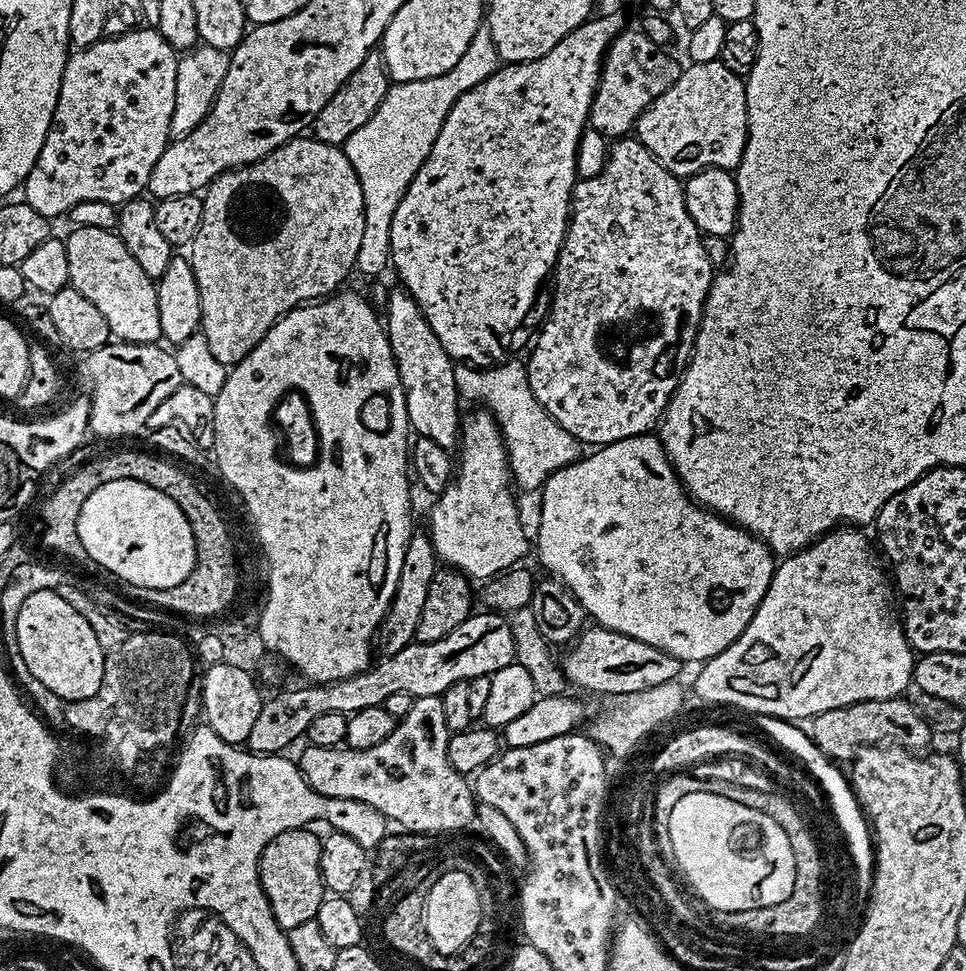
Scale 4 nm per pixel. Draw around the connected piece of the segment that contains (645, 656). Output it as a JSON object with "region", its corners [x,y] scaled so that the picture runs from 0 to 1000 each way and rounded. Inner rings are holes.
{"region":[[[613,645],[606,648],[591,667],[582,680],[587,701],[613,713],[623,713],[625,717],[664,713],[685,706],[685,702],[694,702],[705,695],[706,682],[702,678],[629,647]]]}

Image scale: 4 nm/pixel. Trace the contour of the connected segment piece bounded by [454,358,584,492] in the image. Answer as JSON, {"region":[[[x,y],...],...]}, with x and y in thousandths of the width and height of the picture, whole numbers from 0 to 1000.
{"region":[[[527,369],[514,376],[504,379],[492,379],[490,376],[473,374],[470,377],[470,393],[472,403],[477,411],[484,411],[486,406],[497,412],[498,416],[512,430],[518,445],[522,449],[522,459],[526,464],[527,489],[530,491],[531,499],[535,506],[551,507],[558,506],[562,497],[580,482],[593,478],[605,468],[604,458],[600,453],[593,450],[569,430],[563,419],[553,410],[549,402],[546,376],[538,370]]]}

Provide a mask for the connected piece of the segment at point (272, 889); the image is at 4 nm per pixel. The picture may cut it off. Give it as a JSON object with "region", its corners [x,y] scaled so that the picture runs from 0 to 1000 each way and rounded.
{"region":[[[301,853],[282,863],[272,873],[268,886],[268,904],[276,927],[281,931],[282,940],[291,957],[299,960],[311,952],[326,946],[332,929],[337,925],[337,911],[331,894],[333,865],[319,853]]]}

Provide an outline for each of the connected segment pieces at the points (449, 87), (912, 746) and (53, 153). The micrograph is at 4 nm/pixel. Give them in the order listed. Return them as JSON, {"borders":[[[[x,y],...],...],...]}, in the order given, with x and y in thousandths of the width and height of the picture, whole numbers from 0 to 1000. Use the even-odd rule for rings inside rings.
{"borders":[[[[499,27],[491,39],[487,39],[482,56],[478,56],[476,63],[466,68],[462,76],[429,84],[407,85],[400,101],[395,101],[395,109],[387,113],[383,126],[366,134],[355,148],[362,171],[366,171],[366,179],[371,179],[377,205],[377,236],[375,253],[371,253],[370,281],[384,282],[385,260],[402,260],[408,216],[412,216],[412,208],[416,208],[429,179],[433,179],[437,167],[441,167],[449,150],[449,142],[453,142],[453,134],[458,134],[458,126],[462,126],[462,117],[466,117],[470,105],[474,105],[482,93],[491,93],[495,84],[503,84],[503,80],[507,80],[519,66],[509,37],[504,28]]],[[[922,717],[921,719],[909,719],[908,721],[889,721],[875,729],[864,729],[855,731],[851,735],[840,738],[839,757],[845,769],[862,785],[881,784],[887,773],[895,768],[911,768],[916,764],[922,764],[924,767],[941,772],[952,772],[967,761],[967,755],[962,750],[960,743],[952,737],[951,731],[943,720],[936,717]]],[[[146,27],[125,37],[113,37],[102,41],[100,45],[94,45],[91,49],[76,53],[66,69],[64,89],[60,97],[54,129],[48,138],[48,146],[43,146],[43,154],[23,191],[25,195],[24,209],[29,210],[35,216],[39,216],[39,220],[57,225],[57,222],[62,221],[65,223],[85,208],[108,208],[123,212],[133,206],[142,205],[152,195],[155,187],[155,179],[159,175],[159,167],[164,167],[164,163],[168,163],[171,152],[176,147],[176,122],[180,117],[183,61],[183,50],[178,49],[176,43],[172,43],[172,39],[168,39],[165,31],[157,27]]]]}

